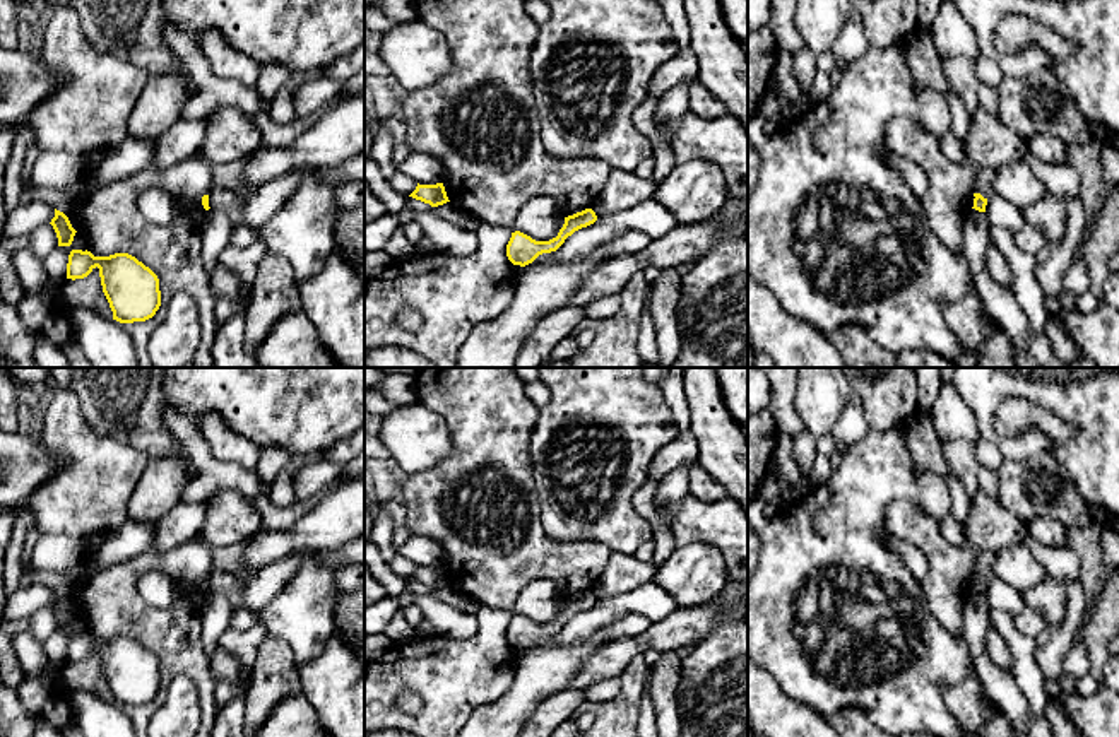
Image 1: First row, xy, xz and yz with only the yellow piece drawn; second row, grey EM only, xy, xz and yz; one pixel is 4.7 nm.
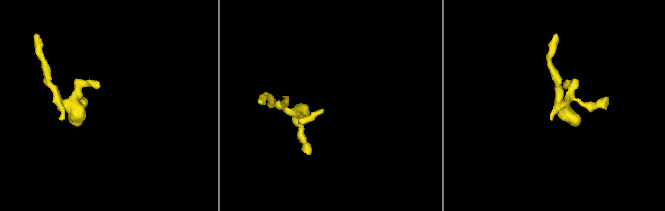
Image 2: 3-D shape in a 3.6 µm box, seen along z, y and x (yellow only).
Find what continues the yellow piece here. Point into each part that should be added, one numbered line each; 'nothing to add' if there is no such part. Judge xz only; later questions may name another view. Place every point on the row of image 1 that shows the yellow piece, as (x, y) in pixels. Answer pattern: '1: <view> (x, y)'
nothing to add

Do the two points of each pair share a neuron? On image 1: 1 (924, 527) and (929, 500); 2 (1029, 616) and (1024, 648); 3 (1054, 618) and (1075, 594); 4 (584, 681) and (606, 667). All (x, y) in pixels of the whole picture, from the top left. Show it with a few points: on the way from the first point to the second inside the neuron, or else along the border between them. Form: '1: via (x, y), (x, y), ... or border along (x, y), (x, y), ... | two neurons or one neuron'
1: border along (888, 503), (911, 500), (940, 524) | two neurons
2: border along (1012, 618), (1022, 633), (1034, 638) | two neurons
3: border along (1065, 583), (1065, 618), (1058, 626) | two neurons
4: via (589, 676), (601, 667) | one neuron

